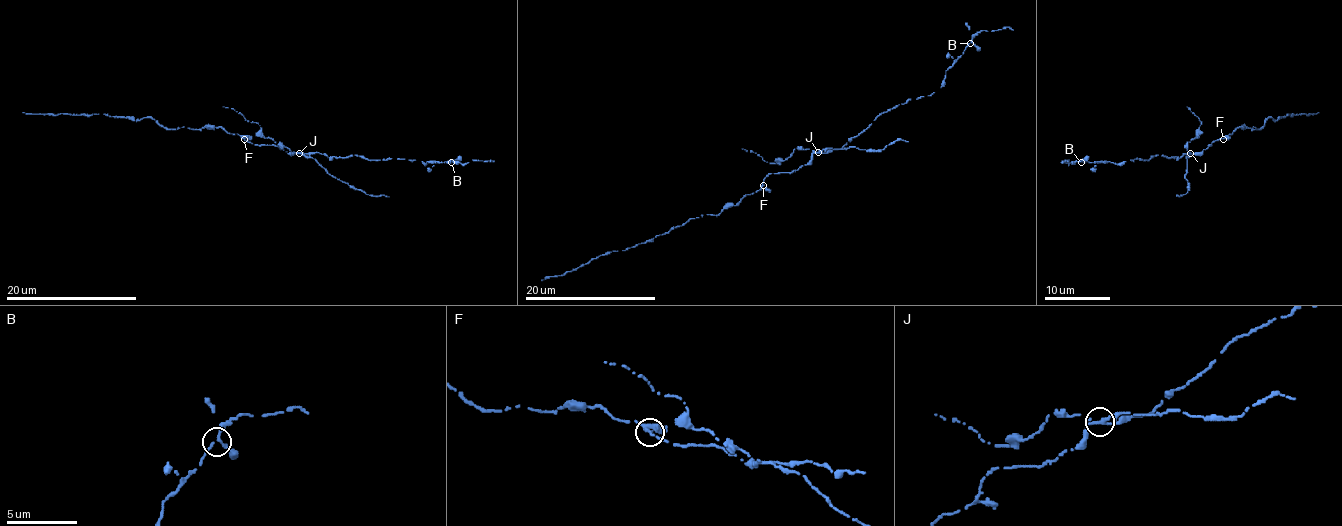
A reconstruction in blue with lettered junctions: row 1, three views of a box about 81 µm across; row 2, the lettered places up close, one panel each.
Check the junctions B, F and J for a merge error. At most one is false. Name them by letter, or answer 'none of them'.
J

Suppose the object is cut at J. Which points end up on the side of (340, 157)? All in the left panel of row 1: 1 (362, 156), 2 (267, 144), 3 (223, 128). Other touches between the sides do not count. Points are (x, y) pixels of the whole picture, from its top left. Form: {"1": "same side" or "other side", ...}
{"1": "same side", "2": "same side", "3": "same side"}

